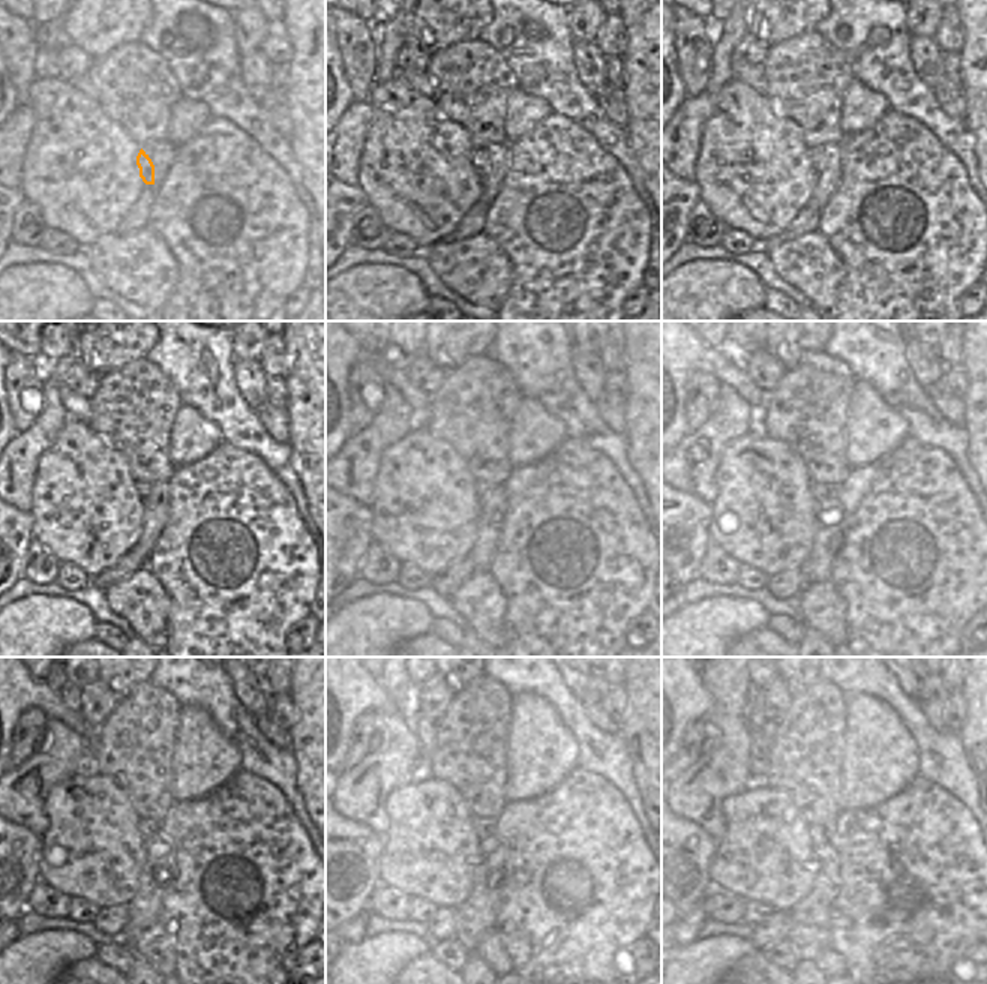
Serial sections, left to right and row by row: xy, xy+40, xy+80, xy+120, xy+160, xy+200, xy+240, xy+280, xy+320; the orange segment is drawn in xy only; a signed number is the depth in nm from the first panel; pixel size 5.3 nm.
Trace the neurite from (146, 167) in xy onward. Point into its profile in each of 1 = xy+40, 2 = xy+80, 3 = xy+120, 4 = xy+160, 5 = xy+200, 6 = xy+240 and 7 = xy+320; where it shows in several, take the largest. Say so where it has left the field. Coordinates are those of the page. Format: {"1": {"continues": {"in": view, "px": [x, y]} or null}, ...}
{"1": {"continues": {"in": "xy+40", "px": [479, 156]}}, "2": {"continues": {"in": "xy+80", "px": [816, 155]}}, "3": {"continues": {"in": "xy+120", "px": [144, 489]}}, "4": {"continues": {"in": "xy+160", "px": [482, 488]}}, "5": {"continues": {"in": "xy+200", "px": [818, 491]}}, "6": {"continues": {"in": "xy+240", "px": [149, 828]}}, "7": {"continues": {"in": "xy+320", "px": [821, 833]}}}

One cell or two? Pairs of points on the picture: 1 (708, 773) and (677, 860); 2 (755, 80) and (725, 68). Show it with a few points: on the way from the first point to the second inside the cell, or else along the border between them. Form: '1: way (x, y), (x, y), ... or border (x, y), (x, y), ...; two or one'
1: border (677, 815), (692, 819), (717, 842); two
2: border (731, 57), (734, 75); two

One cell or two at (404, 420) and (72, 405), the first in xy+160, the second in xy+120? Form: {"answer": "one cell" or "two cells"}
{"answer": "two cells"}

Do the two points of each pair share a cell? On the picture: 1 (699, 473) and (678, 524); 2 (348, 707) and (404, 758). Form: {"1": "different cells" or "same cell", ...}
{"1": "different cells", "2": "different cells"}

